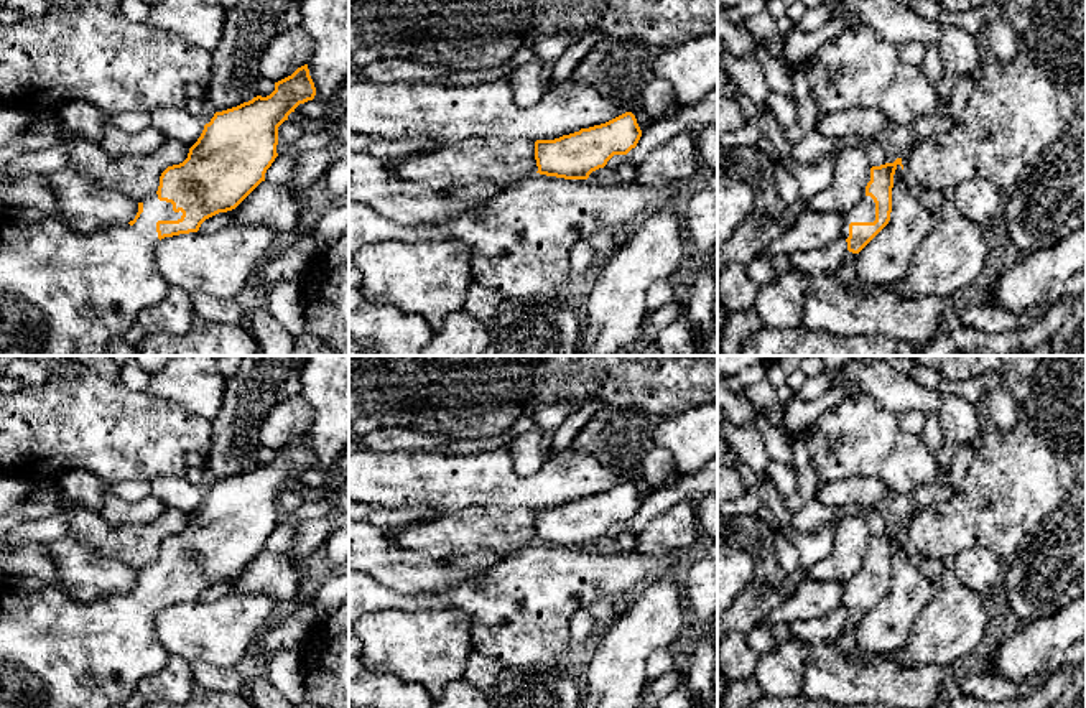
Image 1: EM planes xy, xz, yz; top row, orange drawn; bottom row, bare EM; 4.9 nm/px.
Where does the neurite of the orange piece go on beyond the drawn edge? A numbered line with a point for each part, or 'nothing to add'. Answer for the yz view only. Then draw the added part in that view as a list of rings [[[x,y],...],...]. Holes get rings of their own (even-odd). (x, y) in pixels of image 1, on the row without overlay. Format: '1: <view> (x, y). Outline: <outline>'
1: yz (866, 580). Outline: [[[870,565],[862,566],[857,576],[844,583],[842,606],[849,606],[851,591],[874,591],[875,589],[875,571]]]

